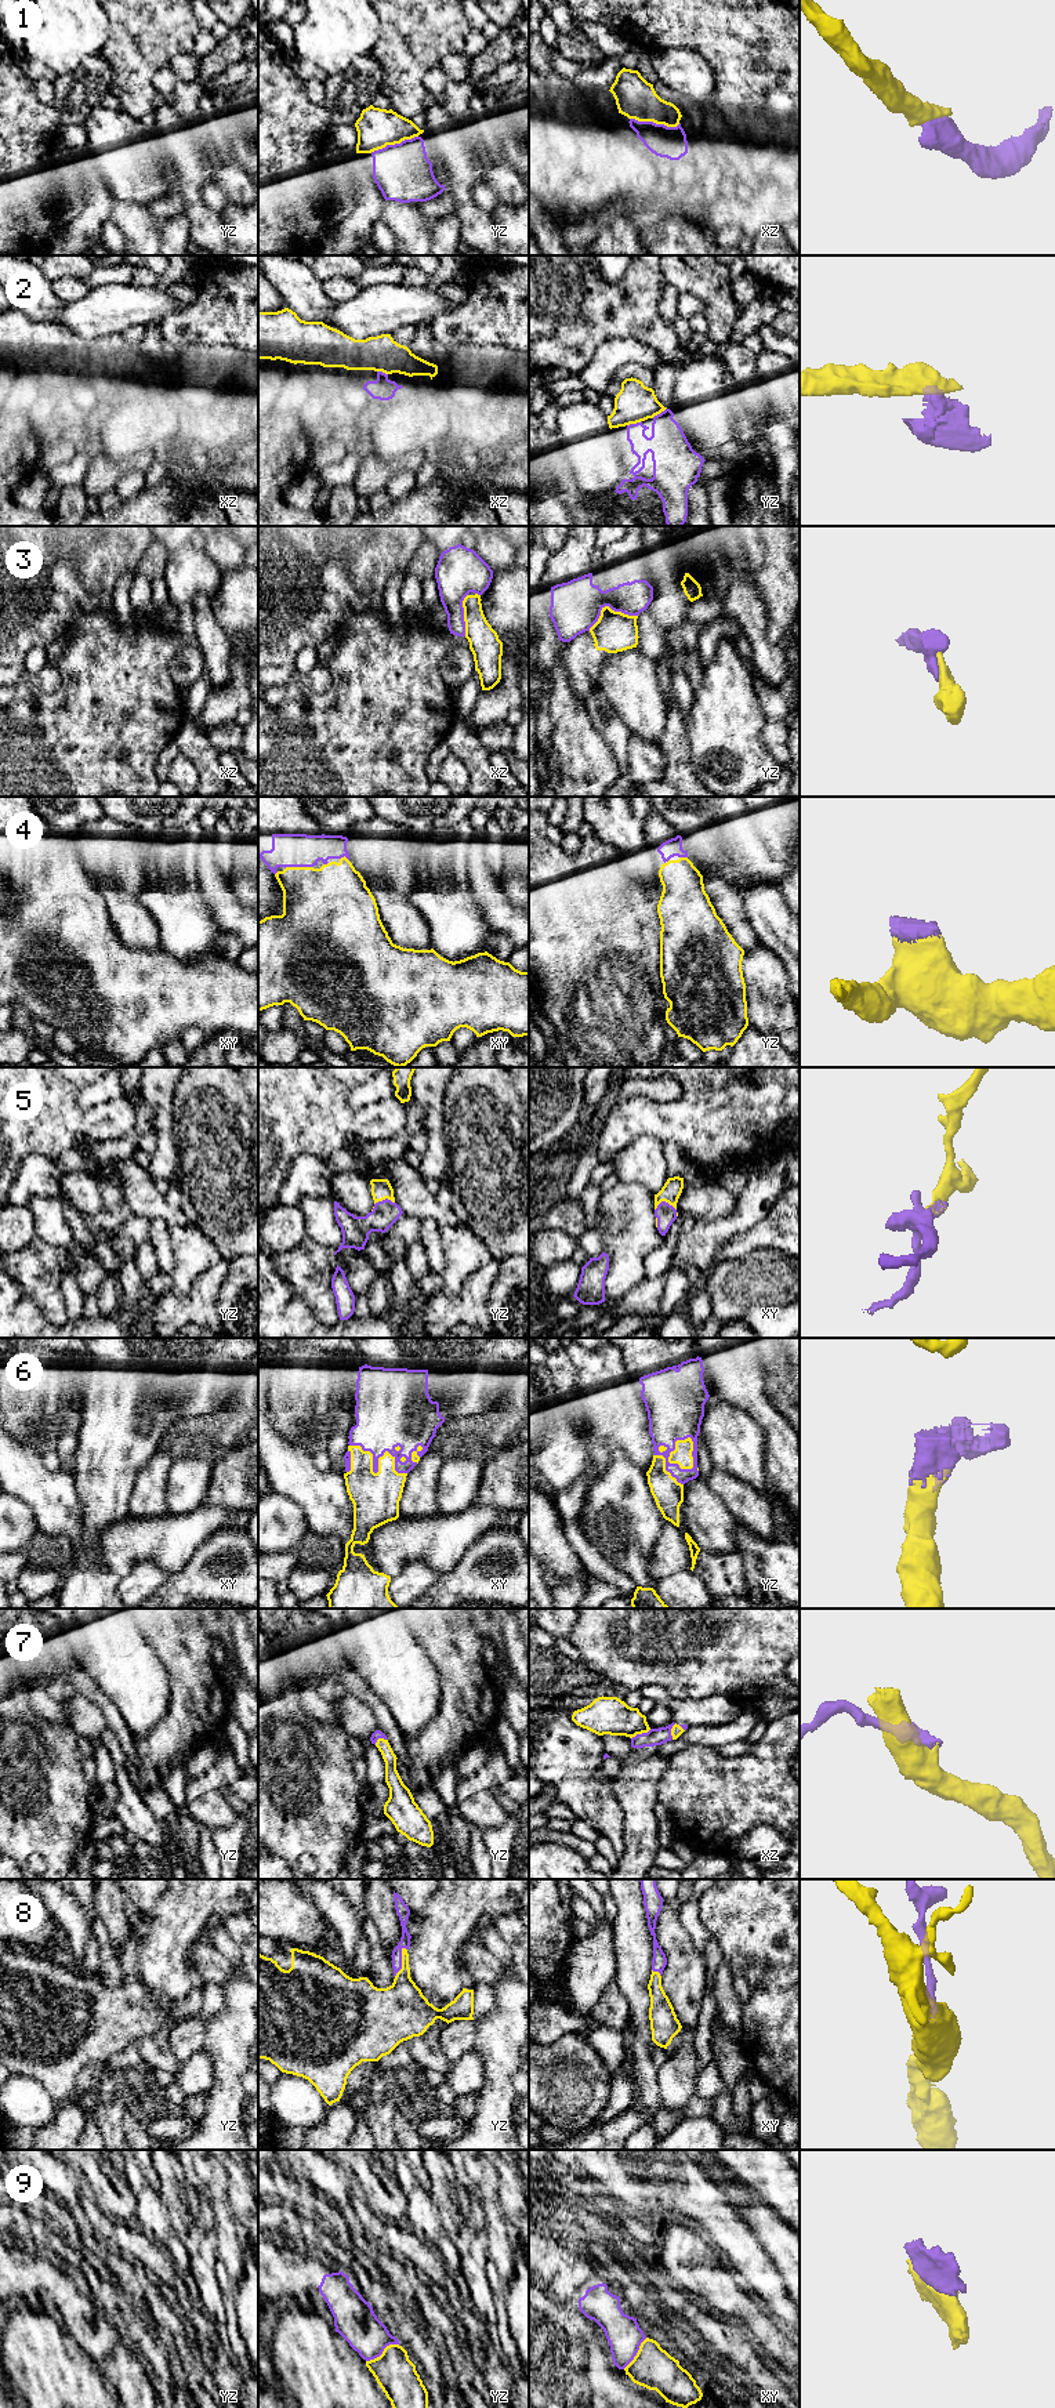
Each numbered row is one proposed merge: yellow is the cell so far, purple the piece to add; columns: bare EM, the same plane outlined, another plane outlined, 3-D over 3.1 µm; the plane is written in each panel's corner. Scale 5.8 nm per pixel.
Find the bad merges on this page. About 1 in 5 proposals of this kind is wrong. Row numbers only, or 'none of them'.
3, 9

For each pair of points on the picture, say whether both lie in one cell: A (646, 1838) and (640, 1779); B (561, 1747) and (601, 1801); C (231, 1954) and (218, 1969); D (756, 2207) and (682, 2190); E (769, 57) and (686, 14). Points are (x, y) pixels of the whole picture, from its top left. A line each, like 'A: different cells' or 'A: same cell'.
A: same cell
B: same cell
C: different cells
D: different cells
E: same cell

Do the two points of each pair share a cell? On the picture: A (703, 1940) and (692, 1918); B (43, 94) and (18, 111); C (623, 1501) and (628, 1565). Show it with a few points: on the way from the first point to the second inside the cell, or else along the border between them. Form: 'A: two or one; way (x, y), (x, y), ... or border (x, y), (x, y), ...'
A: one; way (699, 1935), (692, 1924)
B: two; border (32, 83), (36, 95), (43, 102), (53, 105)
C: one; way (630, 1516), (630, 1549)

